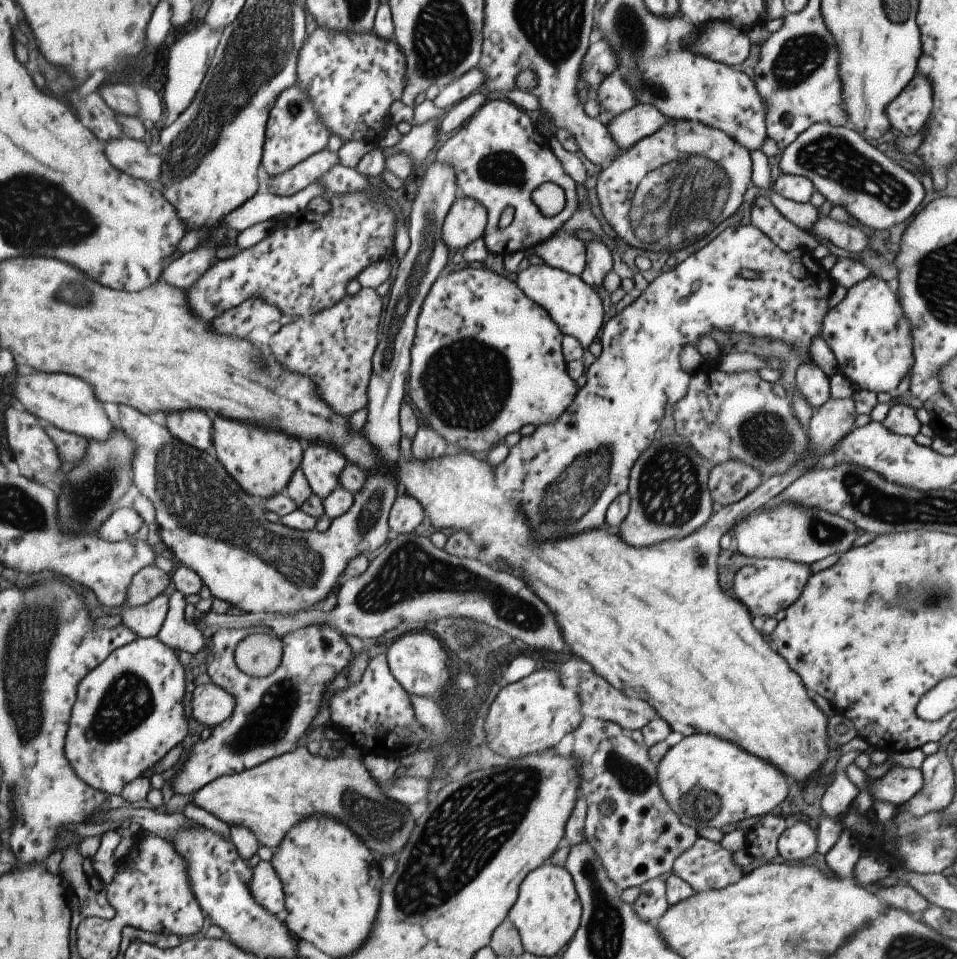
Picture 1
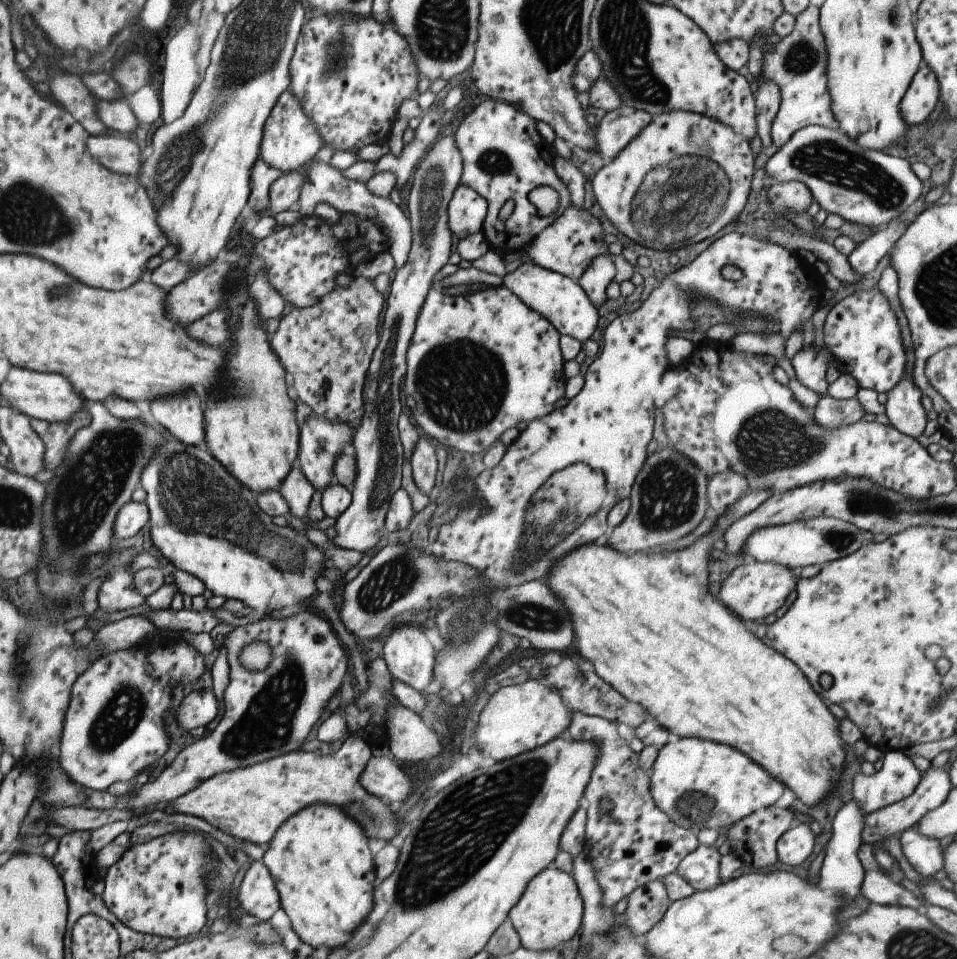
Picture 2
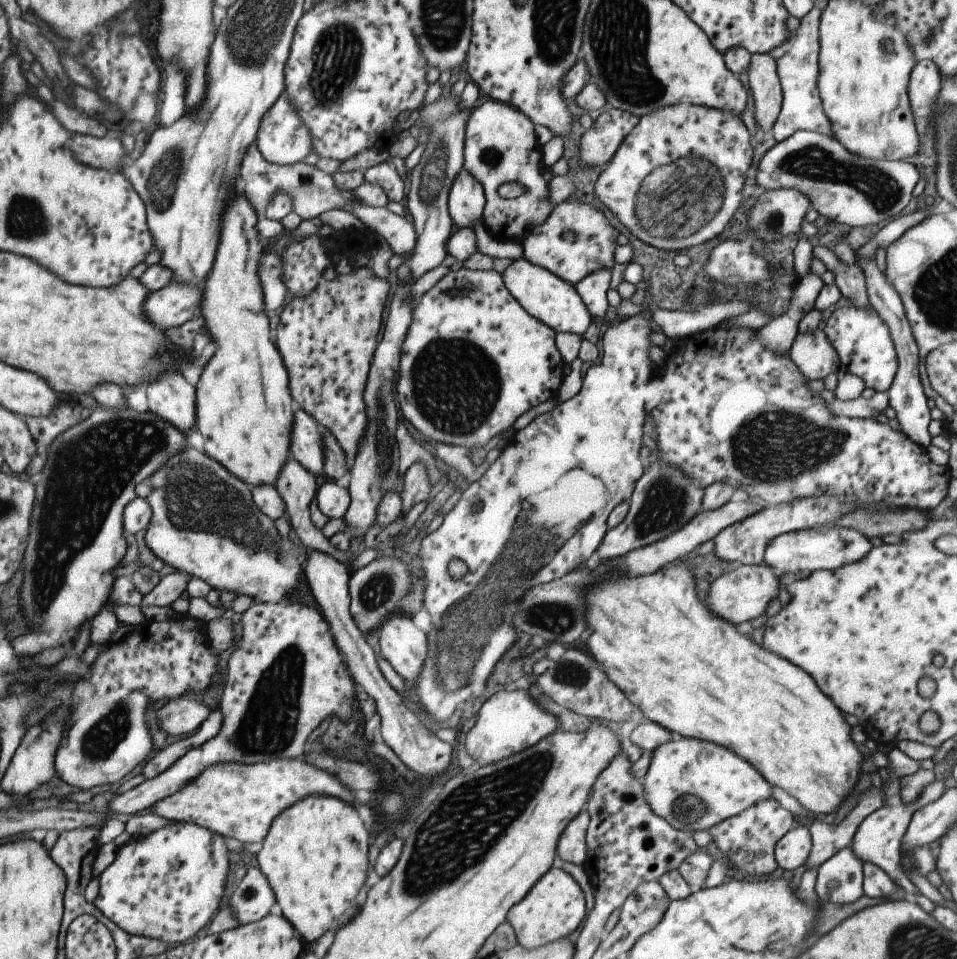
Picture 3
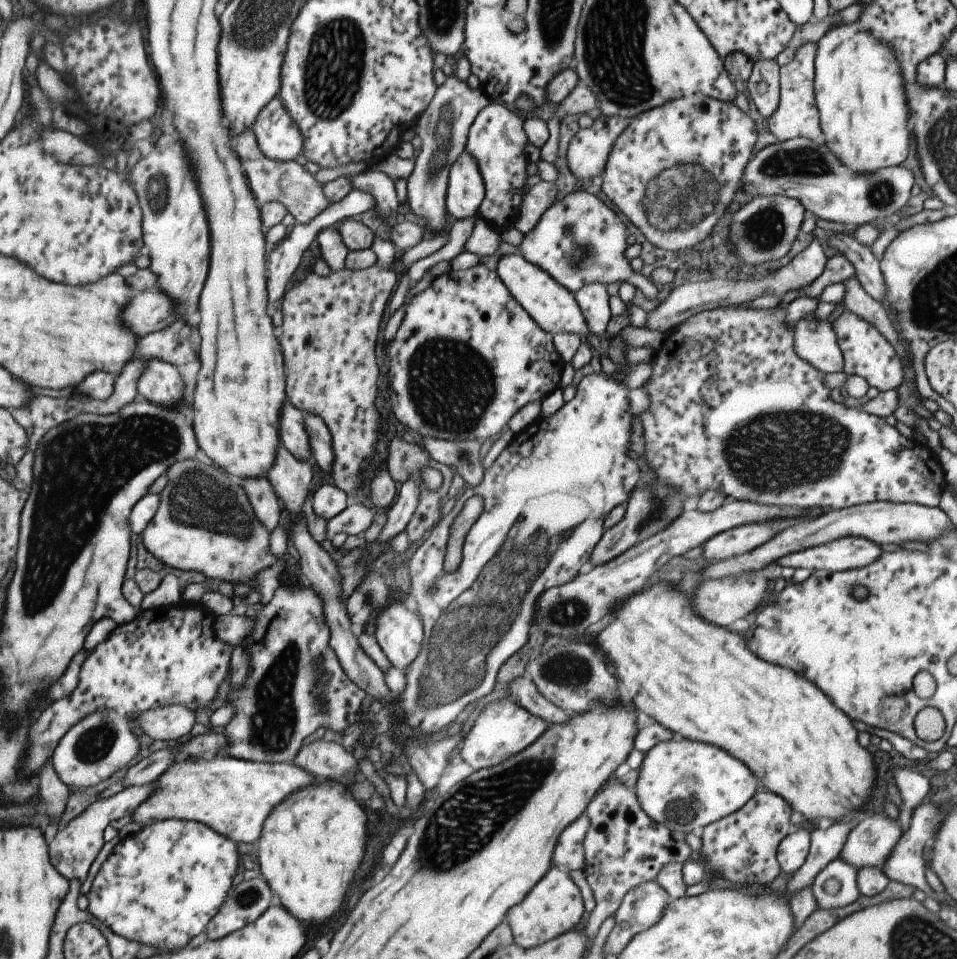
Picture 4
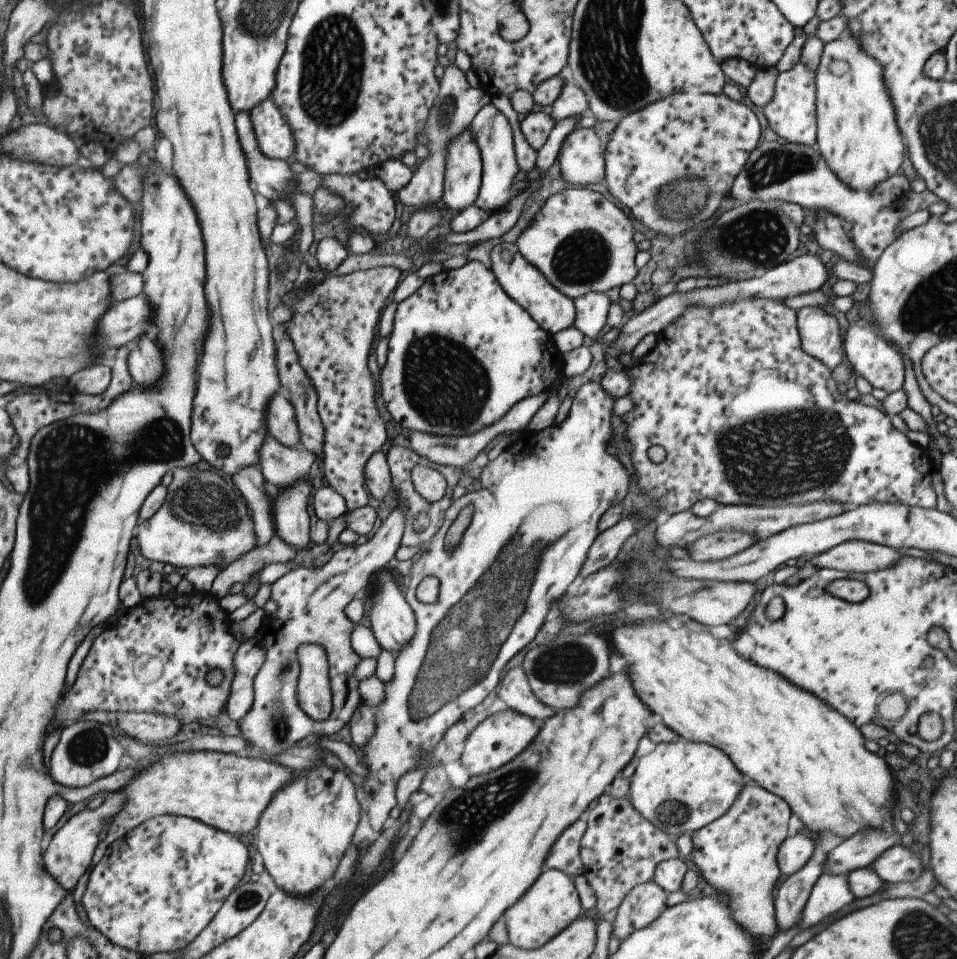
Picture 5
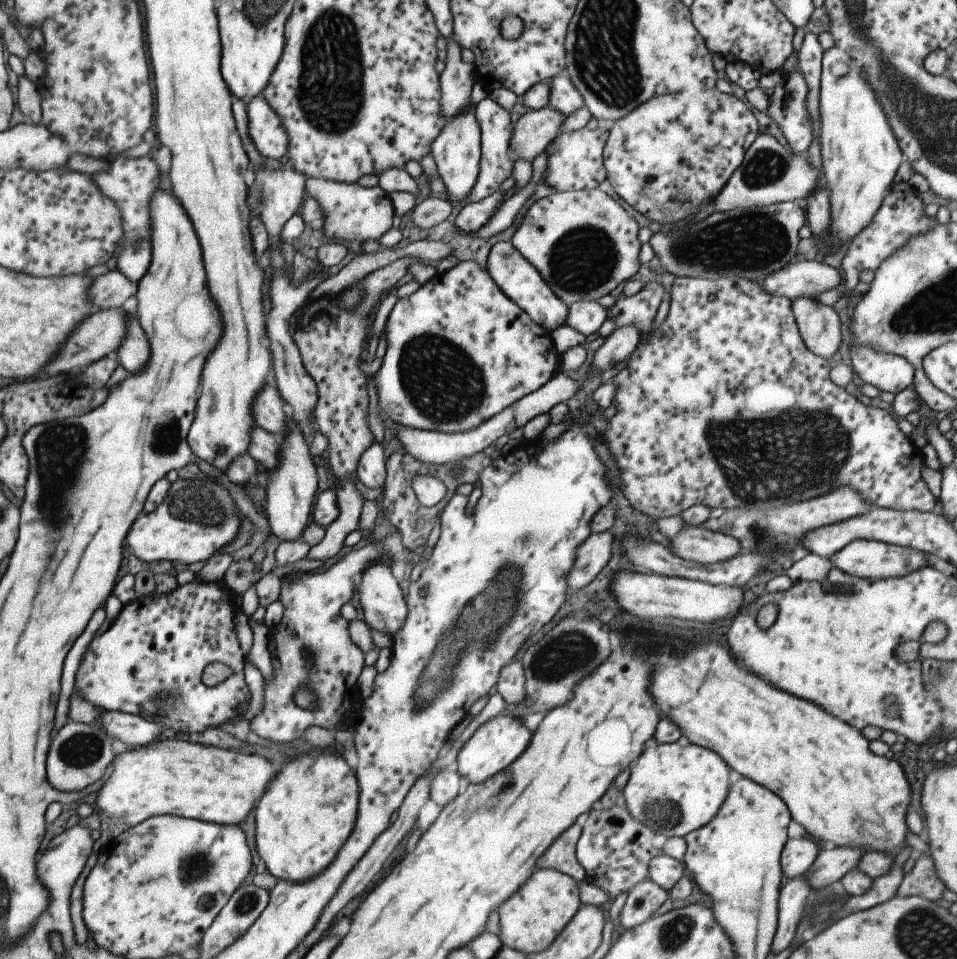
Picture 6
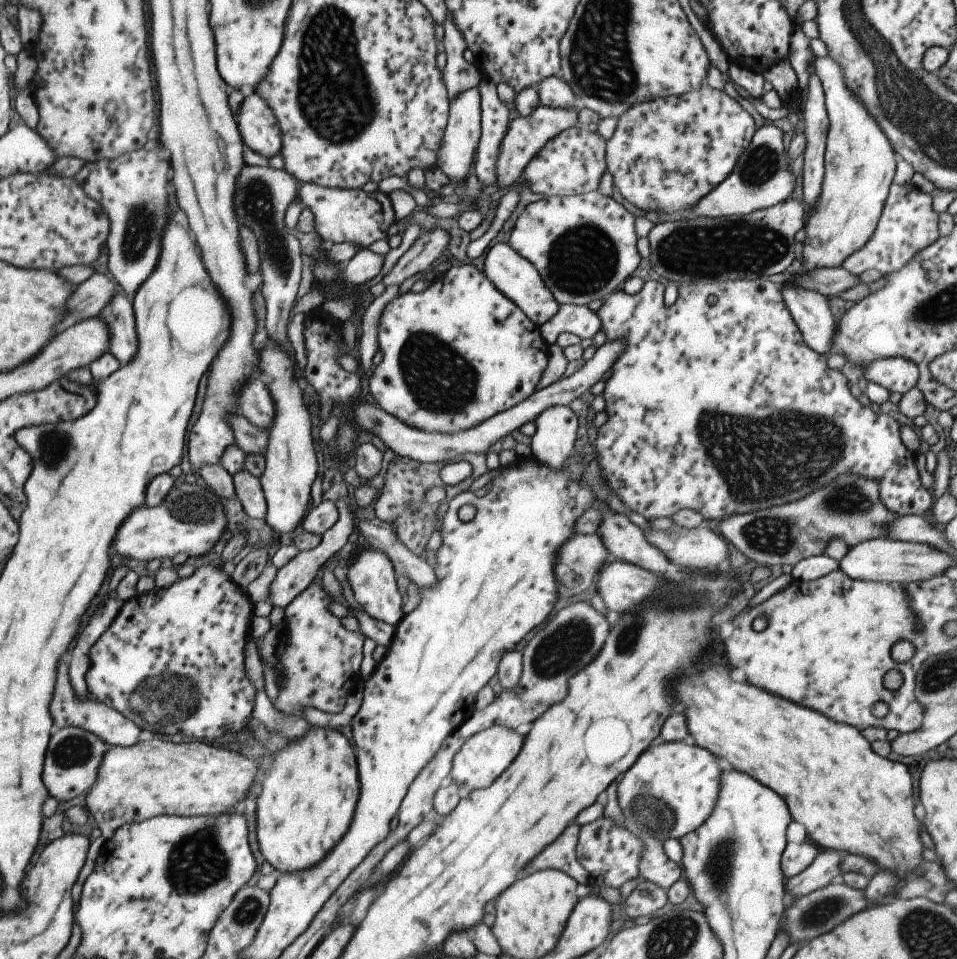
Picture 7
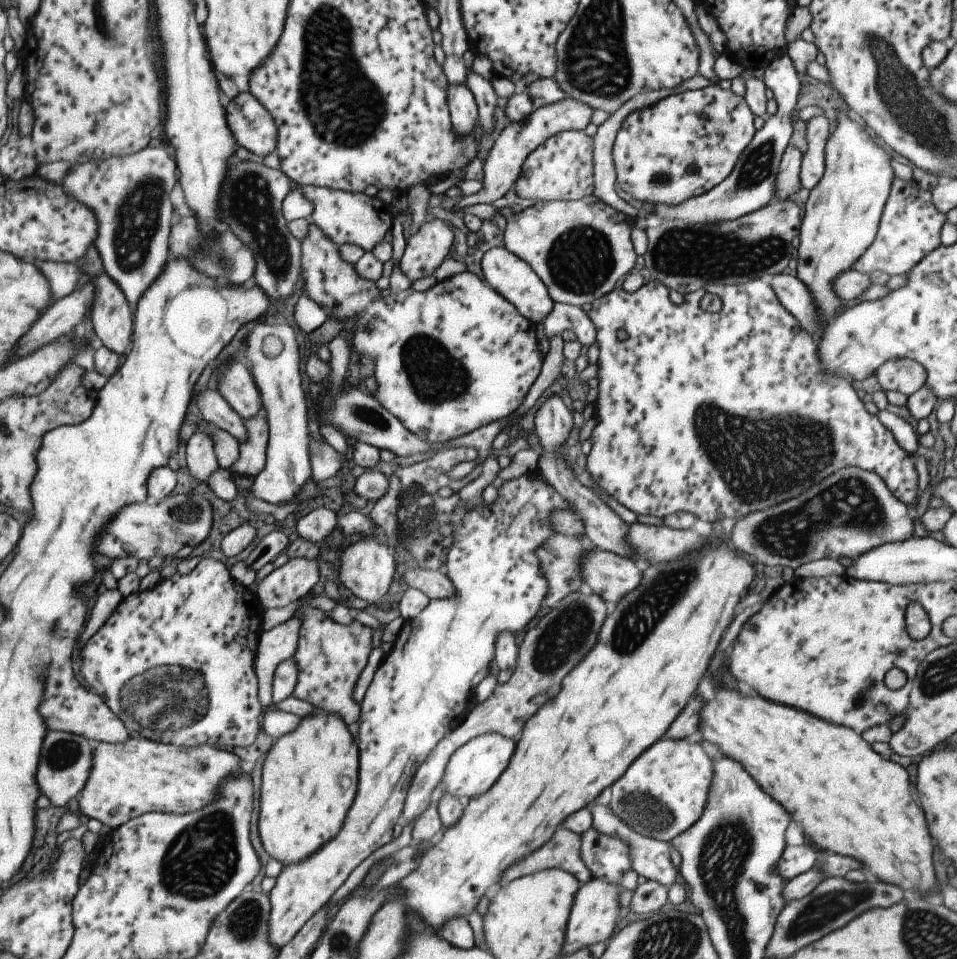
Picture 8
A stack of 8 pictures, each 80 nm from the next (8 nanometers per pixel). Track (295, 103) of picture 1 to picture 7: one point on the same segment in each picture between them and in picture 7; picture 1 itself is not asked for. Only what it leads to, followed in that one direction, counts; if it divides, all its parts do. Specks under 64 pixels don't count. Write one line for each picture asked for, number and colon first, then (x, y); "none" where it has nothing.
2: (288, 141)
3: (281, 138)
4: (277, 137)
5: (274, 139)
6: (264, 129)
7: (257, 126)

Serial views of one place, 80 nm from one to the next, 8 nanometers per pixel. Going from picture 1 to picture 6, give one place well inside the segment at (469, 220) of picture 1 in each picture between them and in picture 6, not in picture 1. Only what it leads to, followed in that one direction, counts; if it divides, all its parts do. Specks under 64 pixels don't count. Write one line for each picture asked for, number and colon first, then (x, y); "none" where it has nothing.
2: (466, 210)
3: (465, 200)
4: (464, 189)
5: (462, 167)
6: (456, 149)

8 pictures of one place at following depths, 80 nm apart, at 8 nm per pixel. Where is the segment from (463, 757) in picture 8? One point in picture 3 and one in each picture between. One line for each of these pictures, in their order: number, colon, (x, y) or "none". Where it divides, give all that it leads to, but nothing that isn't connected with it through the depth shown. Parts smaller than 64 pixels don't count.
3: (509, 721)
4: (502, 728)
5: (502, 735)
6: (497, 742)
7: (482, 757)

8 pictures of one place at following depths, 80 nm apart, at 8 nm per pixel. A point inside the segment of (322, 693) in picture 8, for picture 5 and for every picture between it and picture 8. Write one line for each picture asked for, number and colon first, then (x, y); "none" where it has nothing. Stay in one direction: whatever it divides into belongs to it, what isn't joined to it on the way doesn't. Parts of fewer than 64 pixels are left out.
5: (310, 601)
6: (310, 647)
7: (320, 662)

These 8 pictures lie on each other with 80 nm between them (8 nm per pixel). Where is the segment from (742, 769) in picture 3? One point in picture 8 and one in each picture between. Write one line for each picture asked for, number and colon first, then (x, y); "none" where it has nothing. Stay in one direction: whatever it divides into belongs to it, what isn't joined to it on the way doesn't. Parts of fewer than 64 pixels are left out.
4: (682, 785)
5: (679, 787)
6: (673, 789)
7: (670, 790)
8: (663, 792)

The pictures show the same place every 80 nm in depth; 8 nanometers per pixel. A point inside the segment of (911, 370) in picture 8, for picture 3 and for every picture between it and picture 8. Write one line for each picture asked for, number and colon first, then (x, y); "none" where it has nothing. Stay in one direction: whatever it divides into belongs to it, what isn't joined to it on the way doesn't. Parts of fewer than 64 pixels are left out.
3: (860, 338)
4: (865, 353)
5: (870, 357)
6: (891, 373)
7: (895, 374)

